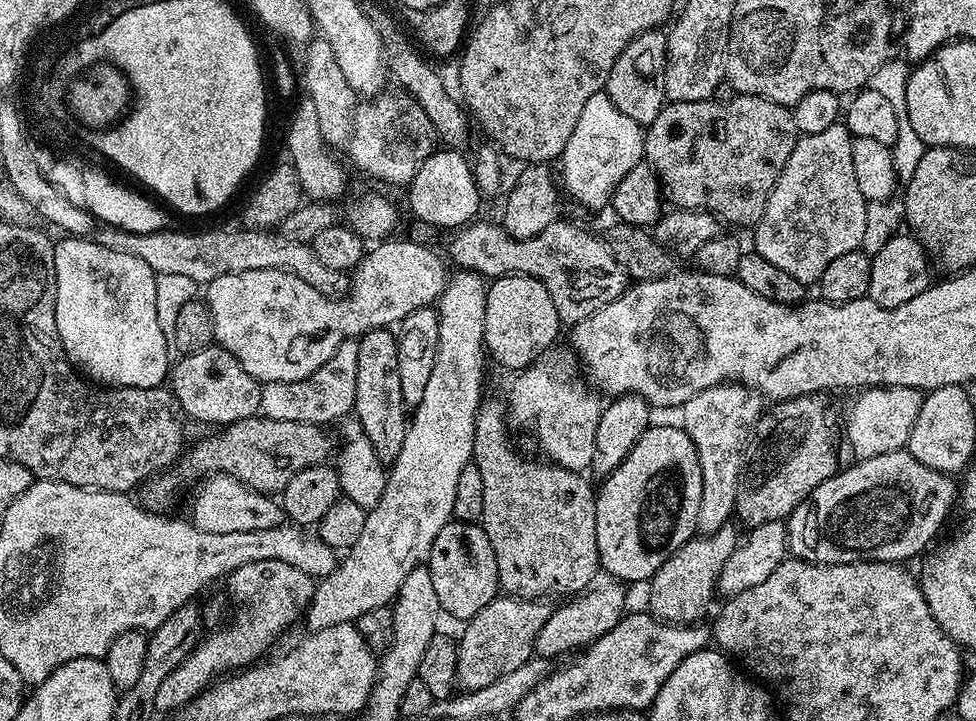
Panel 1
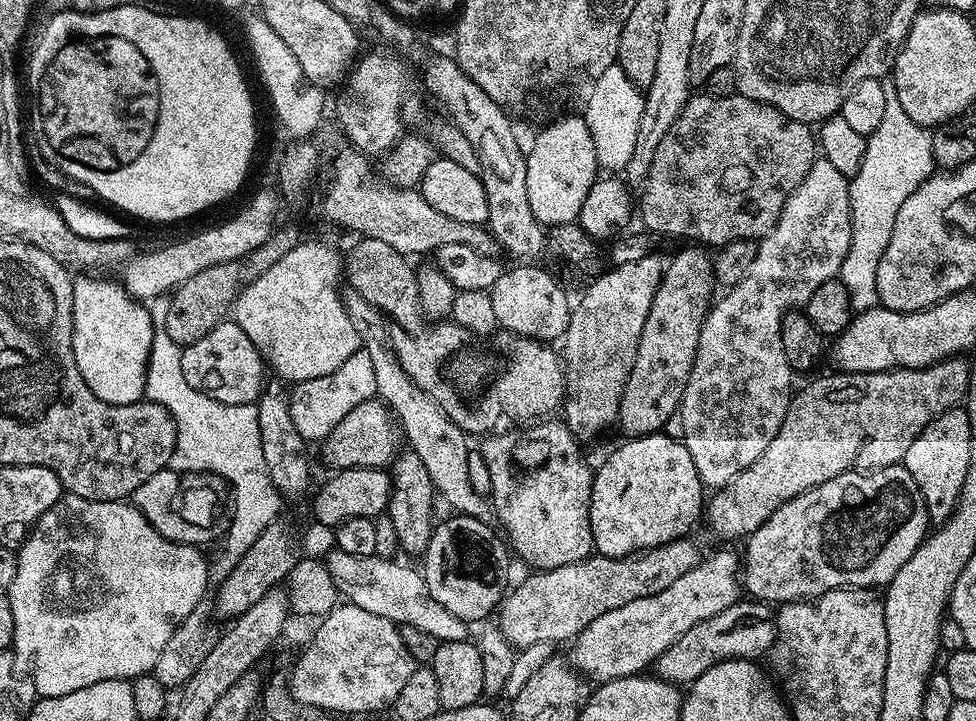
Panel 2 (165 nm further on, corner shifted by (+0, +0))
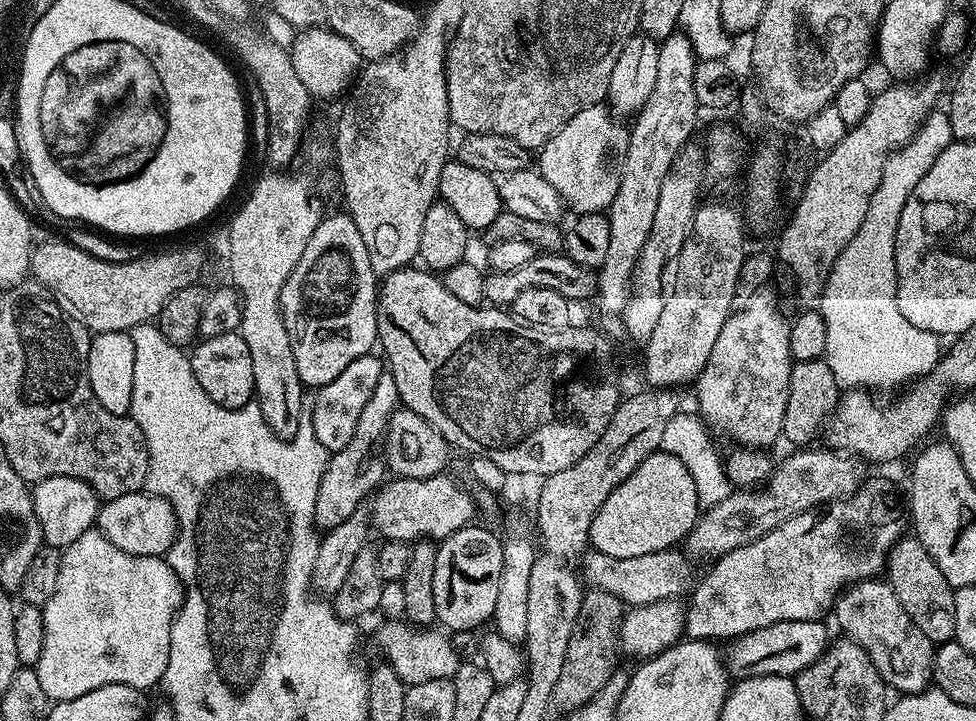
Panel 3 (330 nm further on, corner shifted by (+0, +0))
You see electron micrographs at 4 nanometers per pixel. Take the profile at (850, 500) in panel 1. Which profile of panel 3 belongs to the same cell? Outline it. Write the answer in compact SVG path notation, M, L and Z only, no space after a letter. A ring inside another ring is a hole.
M869 479L861 484L857 492L847 496L844 500L834 500L831 504L823 505L819 508L811 508L808 512L798 514L786 522L782 522L774 530L770 530L762 538L750 542L746 546L738 546L738 550L730 550L725 556L719 557L716 564L704 577L699 577L698 583L691 589L690 597L692 601L687 601L684 613L684 636L690 640L707 640L709 642L731 642L738 636L744 636L747 632L758 630L762 626L770 626L774 622L783 620L814 620L823 617L823 612L833 607L836 597L844 591L850 584L857 584L860 580L870 580L879 577L885 571L888 562L888 551L896 545L896 541L905 535L906 520L900 517L900 508L896 505L896 496L892 492L884 489L884 484L880 480Z

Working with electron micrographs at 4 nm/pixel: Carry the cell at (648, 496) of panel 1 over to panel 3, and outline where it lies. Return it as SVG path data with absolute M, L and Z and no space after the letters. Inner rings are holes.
M657 450L647 456L642 463L612 491L610 498L602 502L598 514L594 514L594 522L588 535L591 547L602 554L610 554L610 558L638 558L638 554L654 554L666 552L677 547L676 544L685 539L691 532L702 509L698 502L698 490L694 490L694 478L690 478L690 470L674 458L674 454Z

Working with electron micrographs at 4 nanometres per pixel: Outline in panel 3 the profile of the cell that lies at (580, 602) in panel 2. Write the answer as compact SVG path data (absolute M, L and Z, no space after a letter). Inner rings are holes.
M824 446L816 447L793 451L796 452L793 456L786 457L781 464L779 461L773 467L766 486L734 490L730 498L718 502L718 506L703 509L696 525L686 537L689 548L687 551L705 552L711 558L725 556L730 550L738 550L738 546L746 546L762 538L767 532L798 514L831 504L834 500L844 500L857 492L866 480L865 461L847 452L829 450Z

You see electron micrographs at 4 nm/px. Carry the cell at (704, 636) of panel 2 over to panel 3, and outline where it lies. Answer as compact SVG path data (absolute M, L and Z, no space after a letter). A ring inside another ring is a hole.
M819 619L783 620L770 626L762 626L731 641L732 653L727 653L726 667L733 677L791 676L806 670L827 650L830 643L828 628Z

